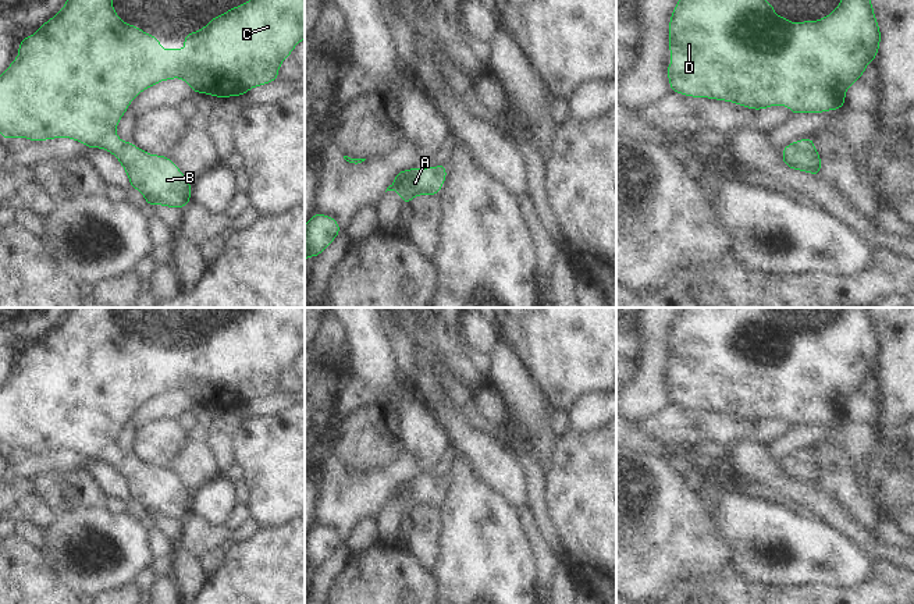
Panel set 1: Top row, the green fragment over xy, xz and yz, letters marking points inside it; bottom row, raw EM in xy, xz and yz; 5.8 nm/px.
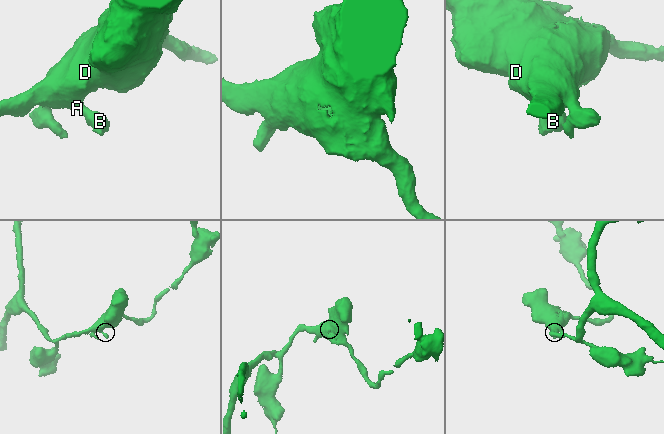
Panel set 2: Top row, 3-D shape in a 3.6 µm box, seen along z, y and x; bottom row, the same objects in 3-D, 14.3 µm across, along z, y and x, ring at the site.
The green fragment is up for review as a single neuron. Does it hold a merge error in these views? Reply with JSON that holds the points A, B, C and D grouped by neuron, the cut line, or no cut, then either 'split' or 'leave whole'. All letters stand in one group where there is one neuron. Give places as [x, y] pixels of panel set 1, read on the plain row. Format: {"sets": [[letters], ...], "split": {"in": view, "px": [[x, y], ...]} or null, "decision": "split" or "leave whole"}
{"sets": [["A", "B", "C", "D"]], "split": null, "decision": "leave whole"}

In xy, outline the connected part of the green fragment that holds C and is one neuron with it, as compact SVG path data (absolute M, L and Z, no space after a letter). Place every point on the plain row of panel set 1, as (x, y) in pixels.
M68 308L65 317L35 347L18 356L18 369L0 386L0 447L40 454L70 450L90 461L102 459L124 479L129 497L138 501L149 519L161 516L184 520L191 514L191 491L167 468L150 466L118 450L115 441L131 413L145 401L181 390L195 405L220 411L245 408L252 399L278 391L282 373L305 351L305 308L253 308L249 313L211 330L206 338L182 348L186 360L161 360L160 351L136 337L125 335L113 319L113 308Z

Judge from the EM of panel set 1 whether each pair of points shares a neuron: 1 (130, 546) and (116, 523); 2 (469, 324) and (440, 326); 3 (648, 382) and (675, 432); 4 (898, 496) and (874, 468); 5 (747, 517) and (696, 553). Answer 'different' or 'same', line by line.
1: same
2: different
3: different
4: same
5: different

